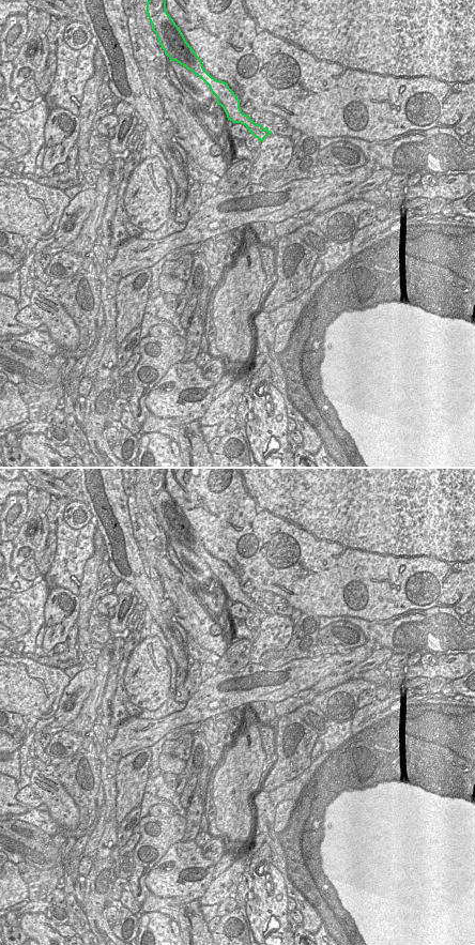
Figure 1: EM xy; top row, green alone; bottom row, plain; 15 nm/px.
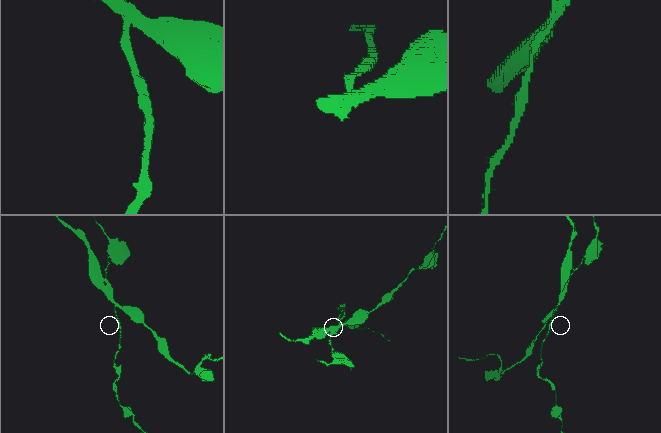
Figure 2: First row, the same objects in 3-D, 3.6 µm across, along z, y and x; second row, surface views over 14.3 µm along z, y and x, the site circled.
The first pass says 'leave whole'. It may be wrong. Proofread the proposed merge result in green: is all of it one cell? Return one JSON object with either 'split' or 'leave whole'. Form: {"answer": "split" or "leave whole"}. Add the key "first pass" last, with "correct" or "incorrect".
{"answer": "split", "first pass": "incorrect"}

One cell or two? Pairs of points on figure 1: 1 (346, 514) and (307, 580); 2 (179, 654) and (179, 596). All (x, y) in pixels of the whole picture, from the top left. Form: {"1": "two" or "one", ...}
{"1": "one", "2": "two"}

